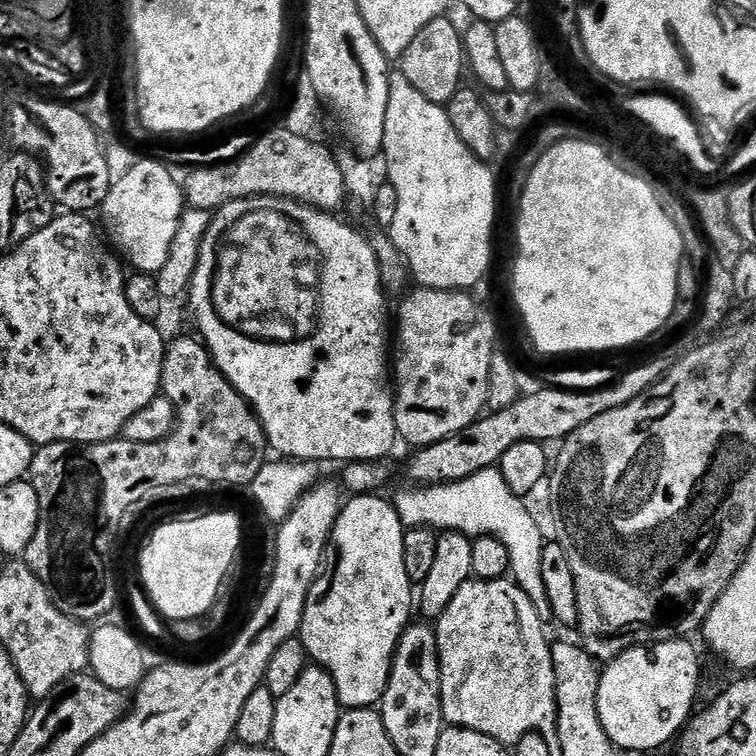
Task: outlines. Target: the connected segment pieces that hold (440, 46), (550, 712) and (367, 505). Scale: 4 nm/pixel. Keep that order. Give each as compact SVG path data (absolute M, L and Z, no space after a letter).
M445 14L434 18L434 22L426 22L418 35L411 40L410 46L401 54L398 70L425 98L430 102L447 106L450 98L462 87L463 76L466 76L466 61L464 58L464 38L461 29L451 20L451 15Z
M511 578L466 581L458 594L450 598L450 606L446 606L434 627L440 647L440 701L445 721L454 728L469 728L486 734L505 746L515 746L527 732L537 732L542 734L553 754L559 753L552 644L544 633L545 621L516 581Z
M380 494L352 496L349 504L347 501L341 507L330 541L334 552L336 548L336 561L329 572L328 569L321 571L318 582L312 585L298 633L298 639L308 651L309 661L325 668L334 678L338 699L345 709L379 705L388 685L392 660L396 657L396 643L414 616L414 585L406 578L402 558L406 529L398 518L395 503L382 497Z

